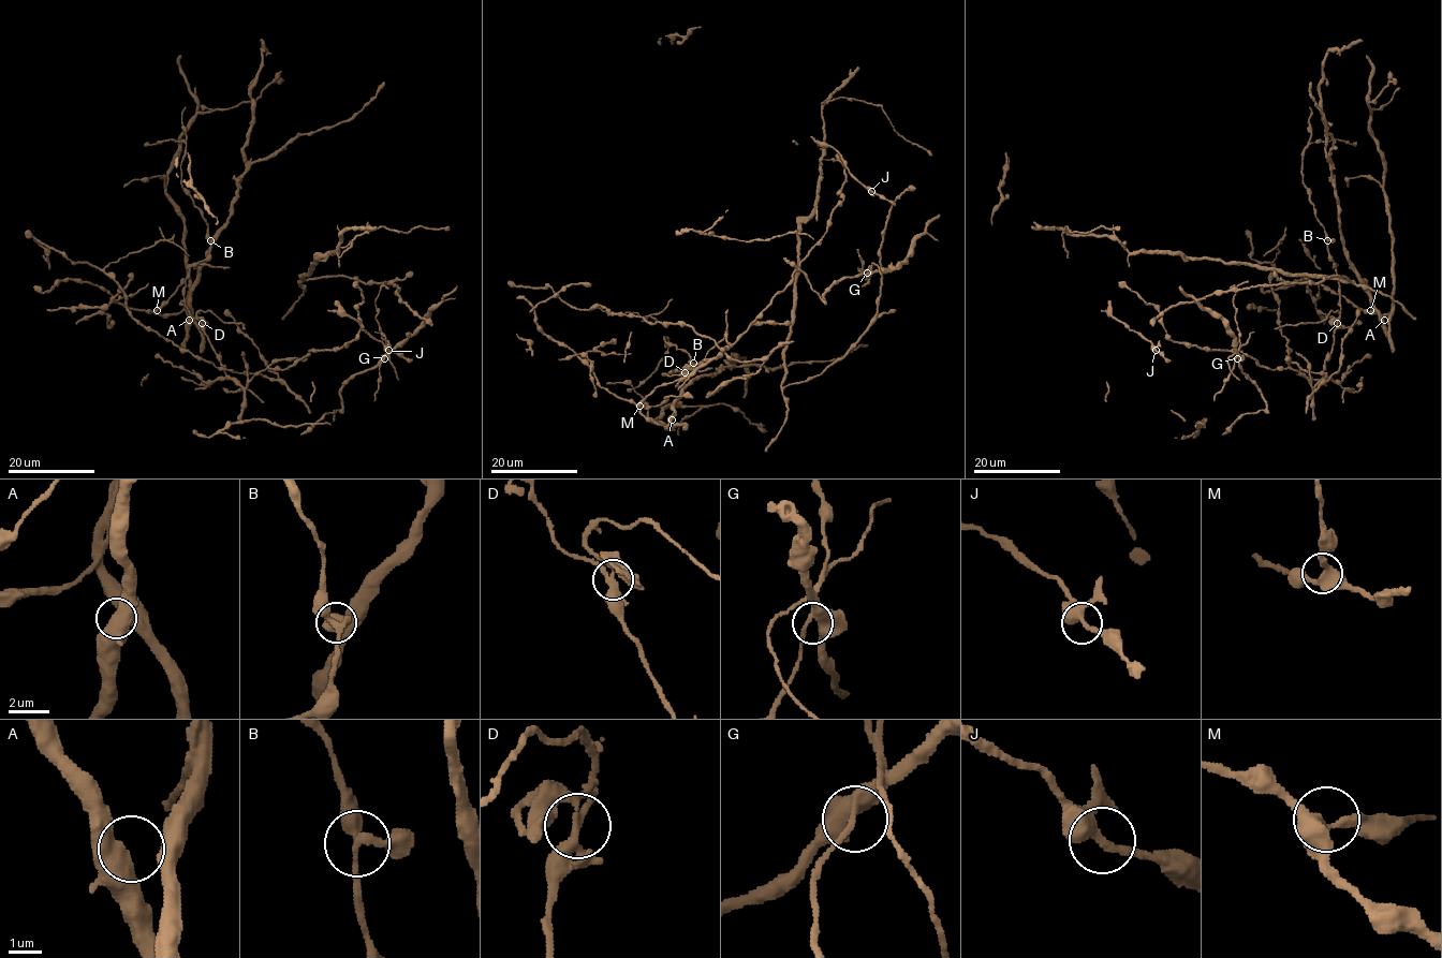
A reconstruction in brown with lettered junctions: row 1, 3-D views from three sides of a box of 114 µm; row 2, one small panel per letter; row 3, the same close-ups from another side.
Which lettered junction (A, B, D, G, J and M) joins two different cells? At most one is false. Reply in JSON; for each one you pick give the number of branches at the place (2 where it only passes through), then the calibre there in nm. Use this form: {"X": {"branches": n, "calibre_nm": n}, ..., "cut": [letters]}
{"D": {"branches": 3, "calibre_nm": 280}, "cut": ["D"]}

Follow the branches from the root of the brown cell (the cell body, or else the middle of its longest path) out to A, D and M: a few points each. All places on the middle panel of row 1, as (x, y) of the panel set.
A: (842, 186), (826, 233), (791, 282), (727, 350), (667, 374), (695, 364), (672, 419)
D: (842, 186), (843, 200), (834, 209), (826, 233), (800, 263), (791, 282), (727, 350), (685, 372)
M: (842, 186), (826, 233), (791, 282), (727, 350), (667, 374), (695, 364), (673, 424), (649, 421), (639, 406)

